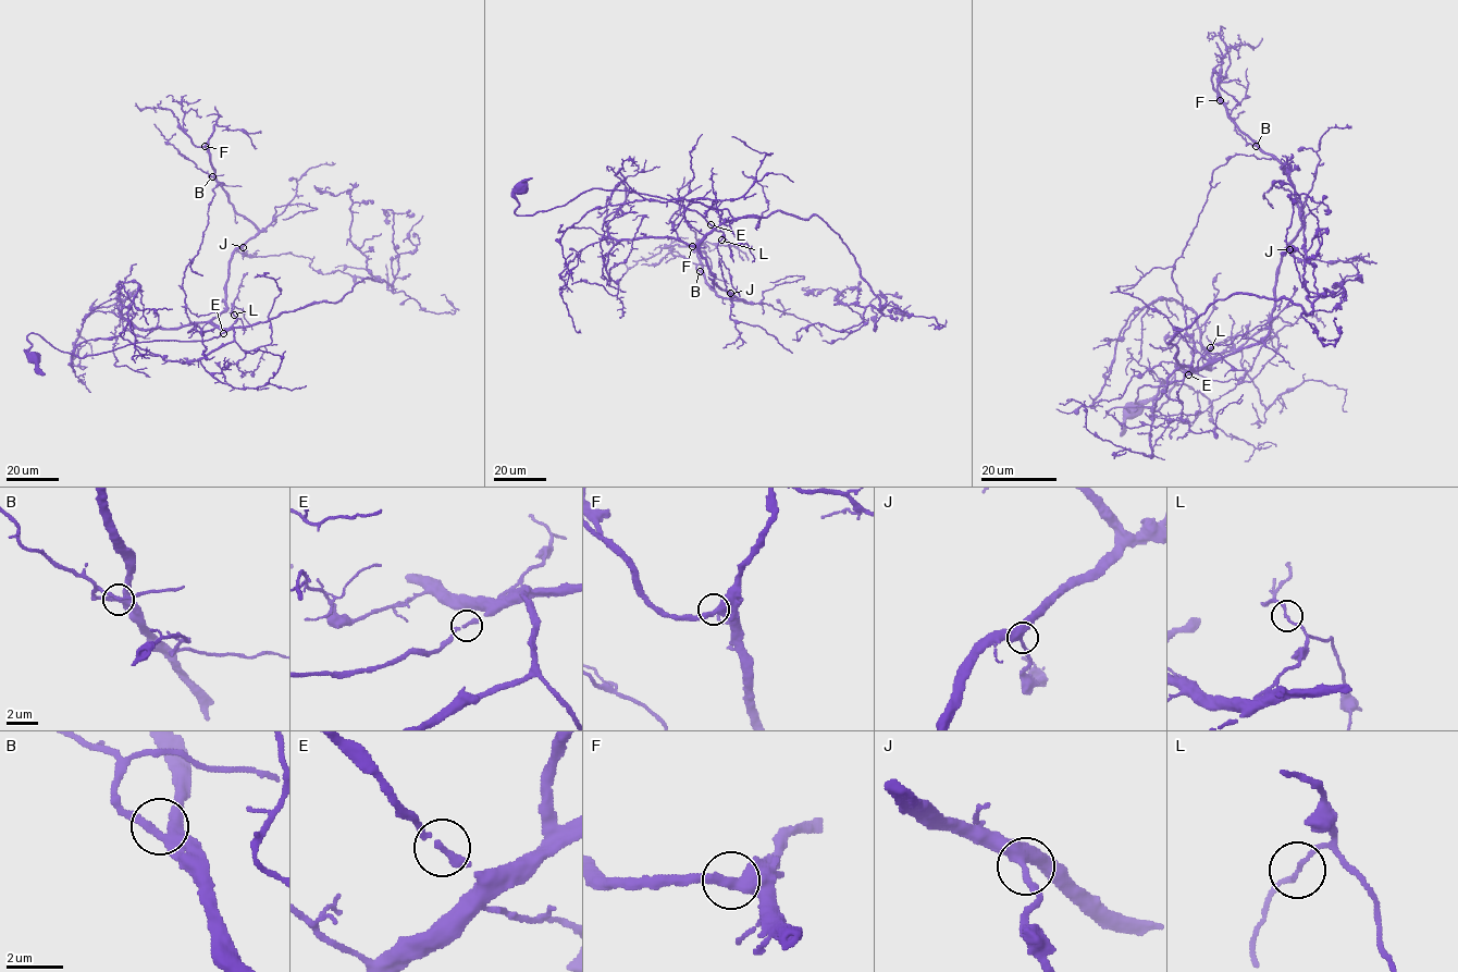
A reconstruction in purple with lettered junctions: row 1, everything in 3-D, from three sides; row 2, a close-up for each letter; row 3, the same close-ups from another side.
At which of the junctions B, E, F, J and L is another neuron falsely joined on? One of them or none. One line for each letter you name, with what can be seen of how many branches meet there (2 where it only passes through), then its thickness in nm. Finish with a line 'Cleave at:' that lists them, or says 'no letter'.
Cleave at: no letter

